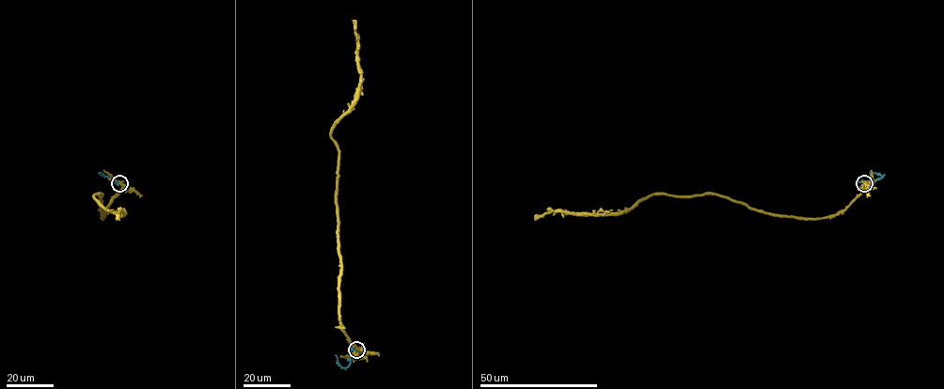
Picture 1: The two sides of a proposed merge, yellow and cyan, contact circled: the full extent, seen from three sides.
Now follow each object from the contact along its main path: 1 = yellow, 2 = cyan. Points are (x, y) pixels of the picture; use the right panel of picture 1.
1: (865, 184), (843, 210), (816, 219), (773, 216), (712, 194), (653, 194), (625, 211), (552, 211), (534, 219)
2: (865, 184), (882, 177), (870, 173)

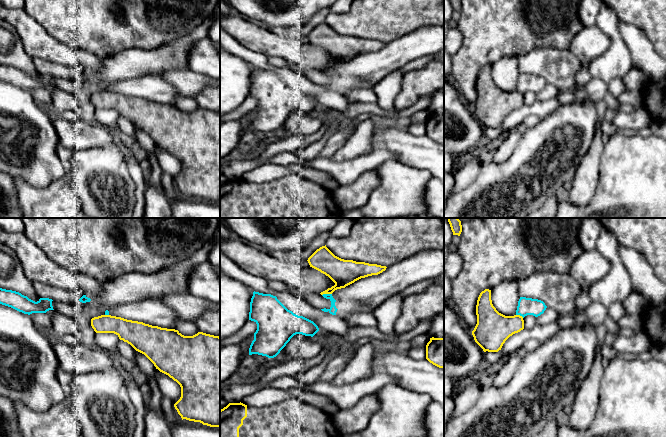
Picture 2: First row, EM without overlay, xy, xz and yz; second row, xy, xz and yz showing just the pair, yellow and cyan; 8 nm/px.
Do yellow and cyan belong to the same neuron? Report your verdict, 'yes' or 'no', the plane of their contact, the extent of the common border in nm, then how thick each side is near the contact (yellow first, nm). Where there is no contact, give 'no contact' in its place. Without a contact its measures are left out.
no; contact in xz; length 80 nm; calibres 220 and 60 nm

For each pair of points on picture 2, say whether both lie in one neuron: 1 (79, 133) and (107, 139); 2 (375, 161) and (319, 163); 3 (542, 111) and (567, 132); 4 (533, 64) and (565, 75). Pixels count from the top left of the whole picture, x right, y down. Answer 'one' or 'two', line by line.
1: one
2: one
3: two
4: one

